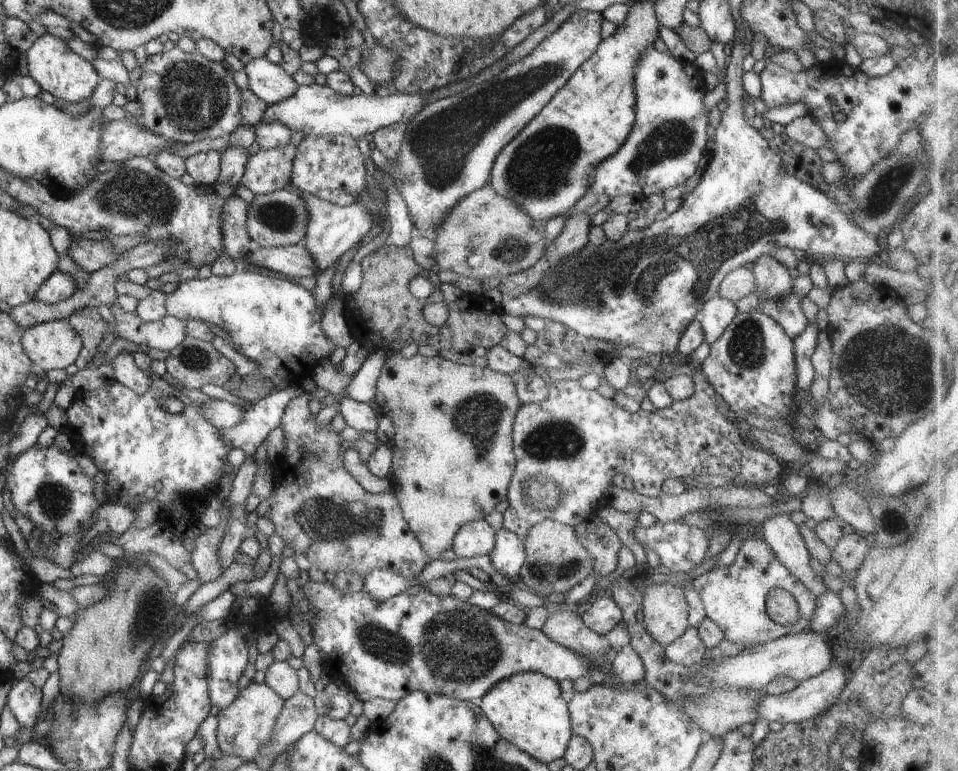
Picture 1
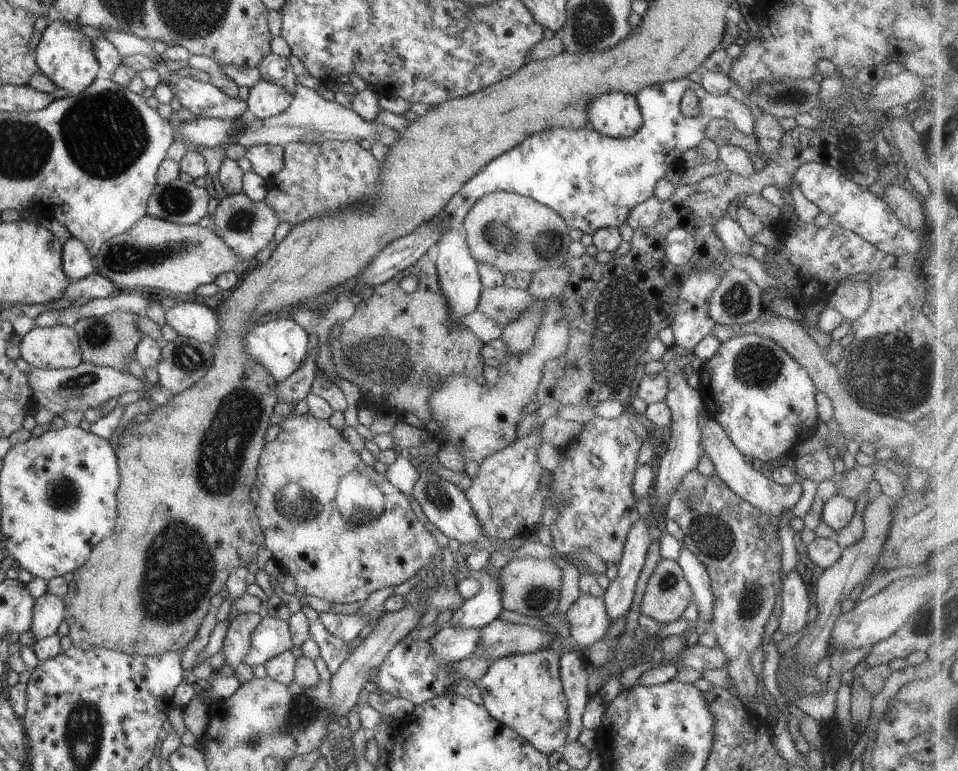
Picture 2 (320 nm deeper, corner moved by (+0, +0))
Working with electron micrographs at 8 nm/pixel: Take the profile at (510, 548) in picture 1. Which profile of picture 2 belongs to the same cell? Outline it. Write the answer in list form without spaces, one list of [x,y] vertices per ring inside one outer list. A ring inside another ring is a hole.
[[[481,569],[475,577],[480,582],[480,592],[473,598],[466,599],[464,605],[454,611],[447,626],[460,628],[485,628],[496,621],[502,614],[502,588],[498,584],[500,570]]]

